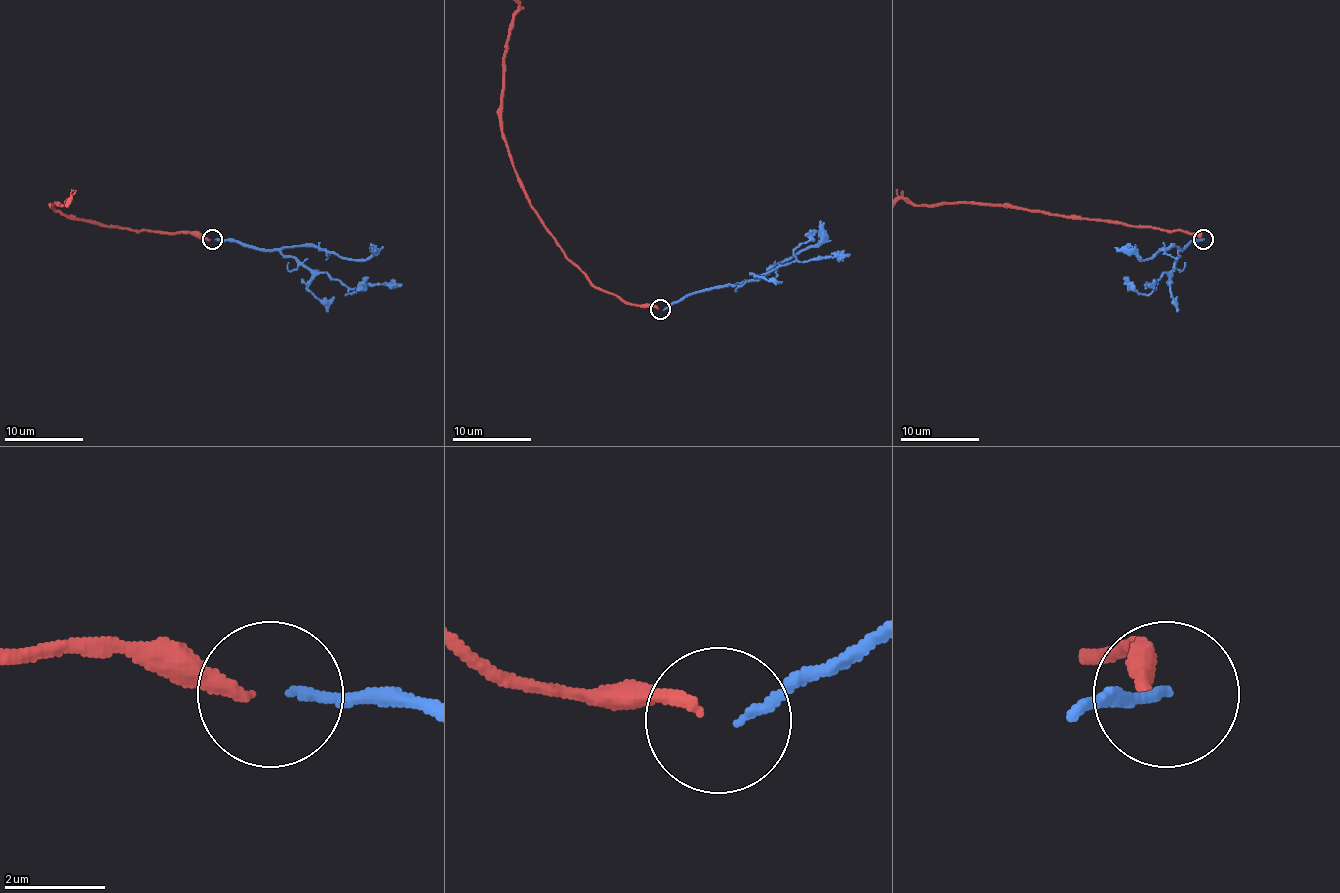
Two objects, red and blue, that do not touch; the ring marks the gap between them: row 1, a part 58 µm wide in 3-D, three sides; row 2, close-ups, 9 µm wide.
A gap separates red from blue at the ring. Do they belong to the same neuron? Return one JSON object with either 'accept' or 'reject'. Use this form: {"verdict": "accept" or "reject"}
{"verdict": "accept"}

